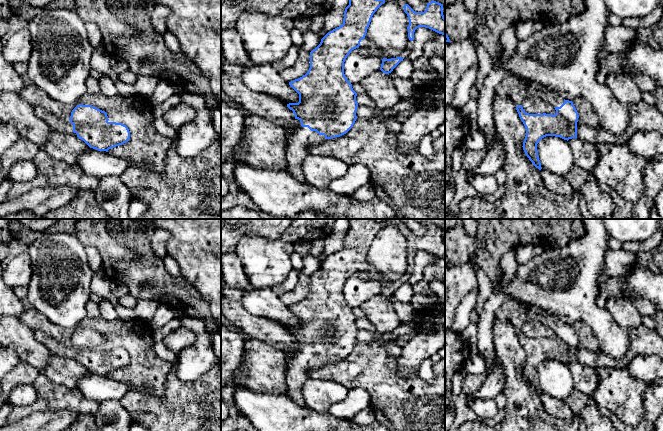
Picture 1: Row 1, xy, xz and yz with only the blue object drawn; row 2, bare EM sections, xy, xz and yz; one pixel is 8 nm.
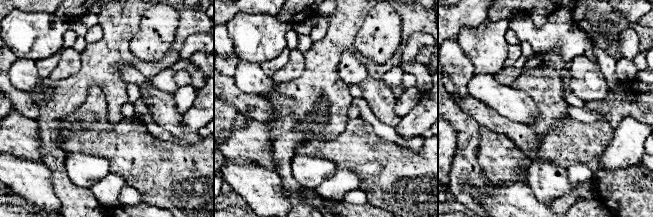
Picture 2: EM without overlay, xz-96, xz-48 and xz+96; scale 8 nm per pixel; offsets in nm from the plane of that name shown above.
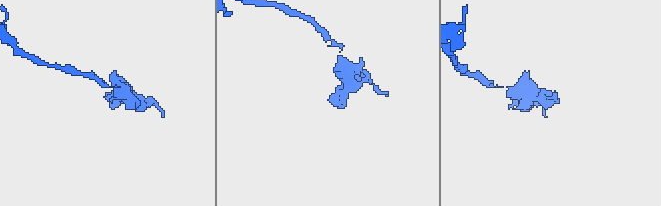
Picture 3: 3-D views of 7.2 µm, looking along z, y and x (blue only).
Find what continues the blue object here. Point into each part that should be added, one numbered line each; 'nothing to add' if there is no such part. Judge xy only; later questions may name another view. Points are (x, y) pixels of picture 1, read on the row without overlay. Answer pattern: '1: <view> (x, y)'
1: xy (57, 348)

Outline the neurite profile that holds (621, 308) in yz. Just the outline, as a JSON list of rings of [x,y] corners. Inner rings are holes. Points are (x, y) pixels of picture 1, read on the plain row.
[[[622,294],[607,298],[604,307],[621,327],[630,329],[642,325],[642,315],[632,303],[632,299]]]

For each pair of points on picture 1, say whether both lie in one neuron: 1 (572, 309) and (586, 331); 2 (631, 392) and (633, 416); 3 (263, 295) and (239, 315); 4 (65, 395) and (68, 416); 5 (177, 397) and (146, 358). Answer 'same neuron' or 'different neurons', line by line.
1: different neurons
2: same neuron
3: different neurons
4: different neurons
5: different neurons

